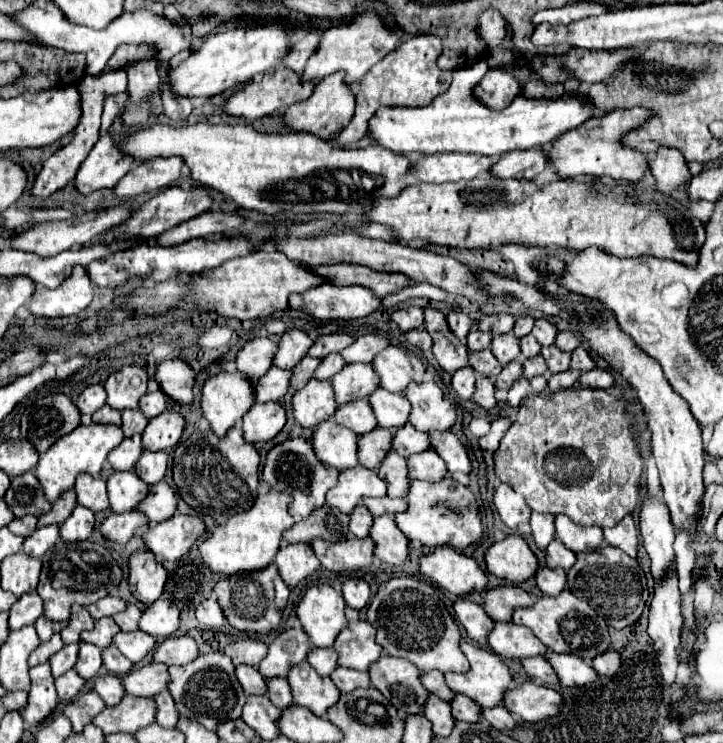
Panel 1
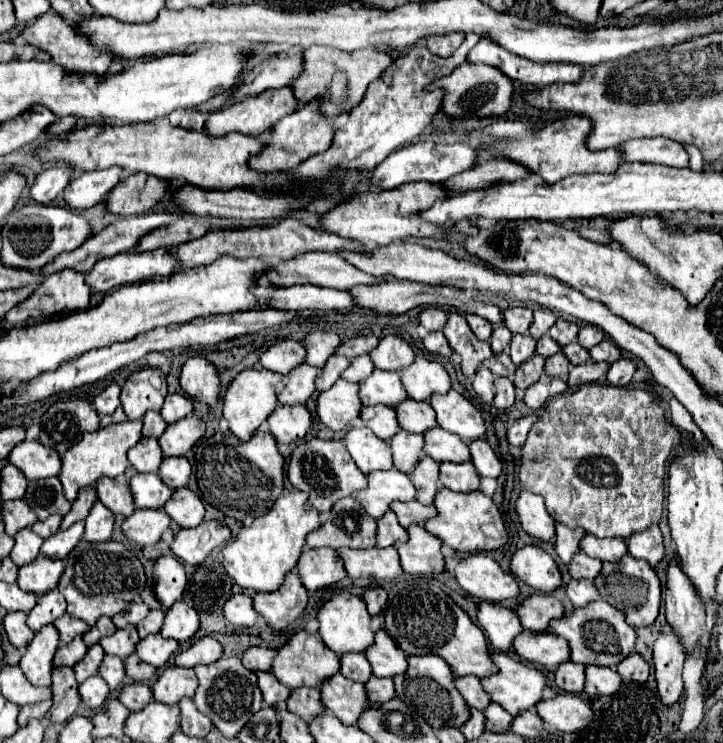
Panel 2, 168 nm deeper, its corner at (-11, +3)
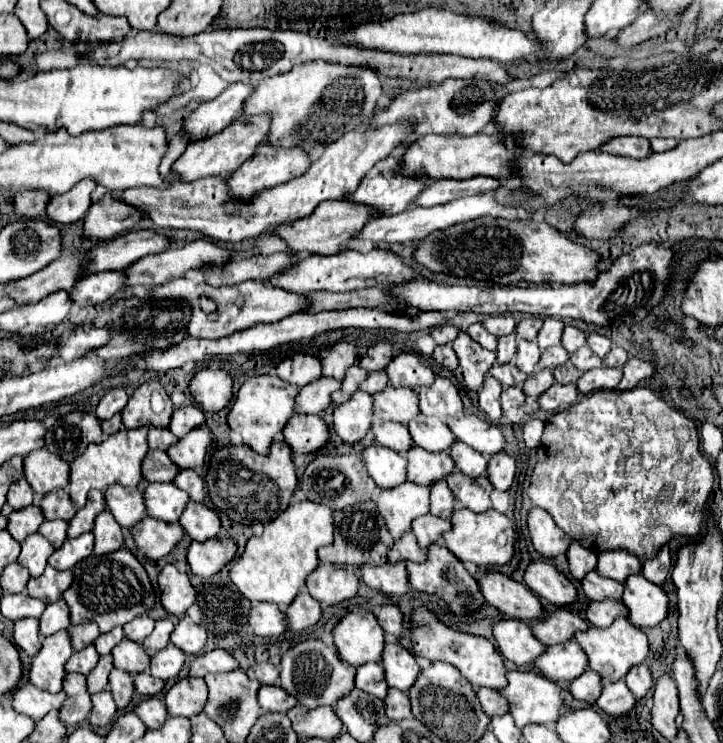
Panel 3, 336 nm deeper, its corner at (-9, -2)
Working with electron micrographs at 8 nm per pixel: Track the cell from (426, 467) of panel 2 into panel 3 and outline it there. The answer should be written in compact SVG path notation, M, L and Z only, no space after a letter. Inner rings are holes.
M437 480L429 486L429 492L431 492L431 504L429 504L429 512L435 514L435 516L441 516L441 518L451 518L453 514L453 494L449 492L447 488L447 482L445 480Z

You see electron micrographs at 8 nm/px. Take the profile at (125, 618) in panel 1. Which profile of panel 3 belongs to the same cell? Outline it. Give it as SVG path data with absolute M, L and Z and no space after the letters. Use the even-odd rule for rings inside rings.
M163 618L163 620L157 620L155 622L155 628L153 632L141 642L141 646L145 650L149 650L149 654L165 648L169 644L169 632L173 630L173 622L169 618Z

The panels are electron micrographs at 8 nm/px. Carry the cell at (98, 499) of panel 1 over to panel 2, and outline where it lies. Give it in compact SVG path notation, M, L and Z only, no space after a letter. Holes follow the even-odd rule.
M103 477L97 481L99 501L109 507L115 515L129 517L135 511L135 503L131 499L131 489L127 483L119 483L117 479Z

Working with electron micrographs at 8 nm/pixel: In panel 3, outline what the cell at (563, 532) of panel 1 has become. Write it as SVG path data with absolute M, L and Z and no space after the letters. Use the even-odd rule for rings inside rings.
M625 550L599 552L597 554L597 572L617 582L625 582L625 576L641 572L641 560Z

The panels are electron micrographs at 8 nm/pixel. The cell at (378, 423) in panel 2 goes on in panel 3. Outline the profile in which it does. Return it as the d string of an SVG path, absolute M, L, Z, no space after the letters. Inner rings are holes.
M375 422L371 426L371 432L375 434L375 440L381 446L387 446L399 454L405 454L411 446L413 440L409 436L409 430L405 424L393 424L393 422Z

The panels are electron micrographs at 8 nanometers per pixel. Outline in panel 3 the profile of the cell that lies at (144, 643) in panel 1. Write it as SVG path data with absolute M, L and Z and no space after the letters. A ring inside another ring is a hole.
M169 644L151 656L149 672L155 678L169 680L181 672L183 664L185 664L185 654L179 648L175 648L173 644Z

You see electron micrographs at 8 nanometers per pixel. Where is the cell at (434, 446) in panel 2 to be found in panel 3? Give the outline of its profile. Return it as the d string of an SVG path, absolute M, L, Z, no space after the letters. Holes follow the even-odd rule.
M457 440L449 448L449 456L455 462L455 468L461 470L463 474L467 474L467 476L481 476L481 474L485 474L487 458L481 456L479 452L475 452L473 448L469 448L467 444Z

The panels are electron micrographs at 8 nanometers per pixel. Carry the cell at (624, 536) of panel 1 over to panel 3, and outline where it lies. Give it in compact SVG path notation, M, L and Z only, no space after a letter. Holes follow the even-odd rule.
M661 546L661 550L657 552L655 558L649 558L649 560L643 560L643 570L641 574L655 582L655 584L663 584L667 574L669 574L669 568L671 568L671 560L669 560L669 548L667 546Z

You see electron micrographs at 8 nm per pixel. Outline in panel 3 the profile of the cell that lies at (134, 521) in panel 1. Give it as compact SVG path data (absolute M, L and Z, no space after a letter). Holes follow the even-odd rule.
M143 518L131 528L137 548L151 560L159 560L169 554L175 544L181 540L183 530L179 524L169 524L153 518Z

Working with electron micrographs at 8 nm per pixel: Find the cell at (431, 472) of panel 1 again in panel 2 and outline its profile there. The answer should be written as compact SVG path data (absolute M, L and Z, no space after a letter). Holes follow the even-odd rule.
M441 463L439 483L451 491L467 493L479 489L479 475L473 463Z

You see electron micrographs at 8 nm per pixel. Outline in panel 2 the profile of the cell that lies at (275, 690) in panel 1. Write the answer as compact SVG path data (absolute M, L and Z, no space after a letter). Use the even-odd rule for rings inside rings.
M303 687L295 689L291 697L287 699L287 709L295 715L299 715L303 721L311 723L311 719L319 717L323 713L323 703L319 699L319 689Z

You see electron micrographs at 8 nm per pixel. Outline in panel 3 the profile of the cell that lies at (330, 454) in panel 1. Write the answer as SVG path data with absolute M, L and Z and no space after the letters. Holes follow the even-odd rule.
M373 444L369 448L363 448L361 456L369 476L375 480L379 488L393 488L405 482L407 460L401 454L393 452L391 448Z

